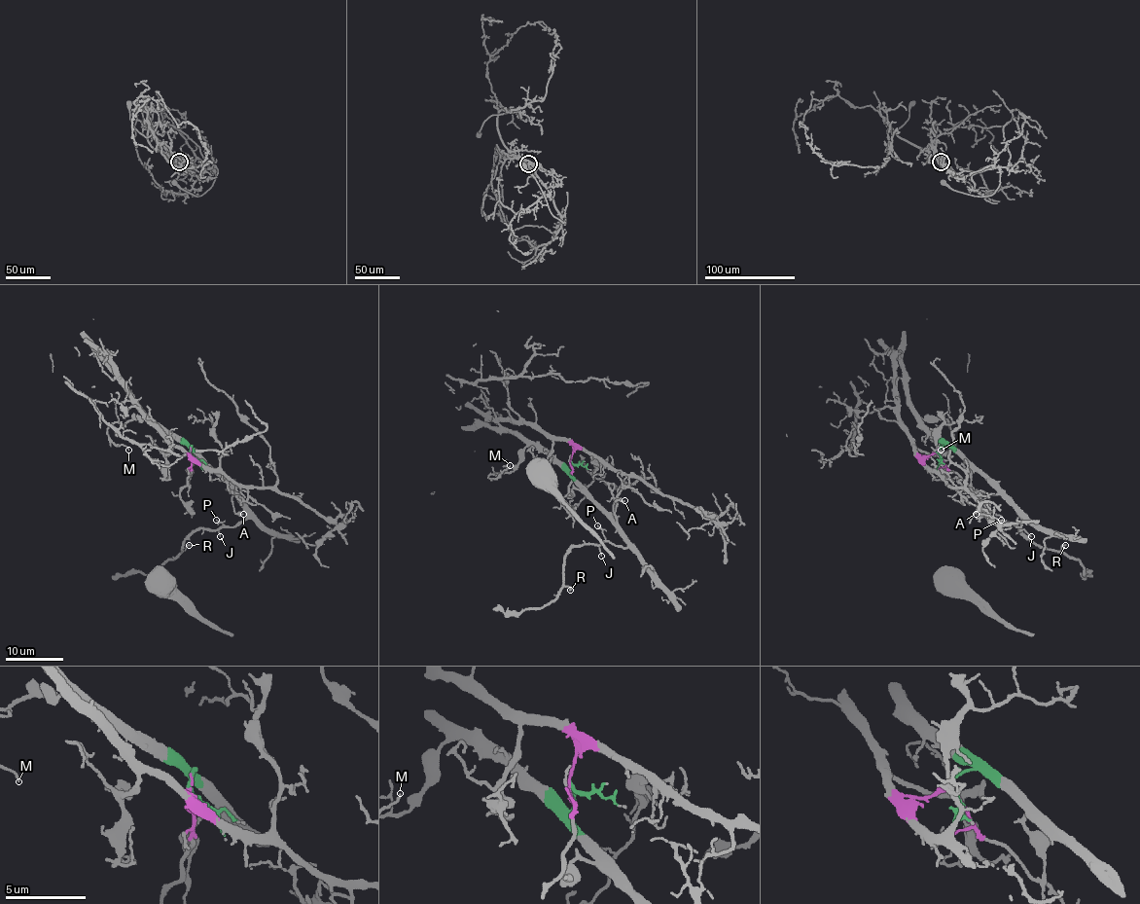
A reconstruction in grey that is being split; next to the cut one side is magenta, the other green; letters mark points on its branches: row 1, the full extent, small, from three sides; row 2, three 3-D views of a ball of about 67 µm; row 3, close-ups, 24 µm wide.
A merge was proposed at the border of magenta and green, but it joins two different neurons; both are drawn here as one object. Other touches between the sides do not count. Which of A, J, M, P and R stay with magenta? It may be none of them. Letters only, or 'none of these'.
none of these

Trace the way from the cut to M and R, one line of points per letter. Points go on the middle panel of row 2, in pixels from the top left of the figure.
M: (571, 461), (571, 470), (561, 467), (536, 447), (526, 447), (523, 458), (513, 469), (488, 478), (510, 464)
R: (571, 461), (571, 478), (609, 515), (627, 546), (607, 541), (574, 546), (563, 567), (563, 585), (569, 591)

